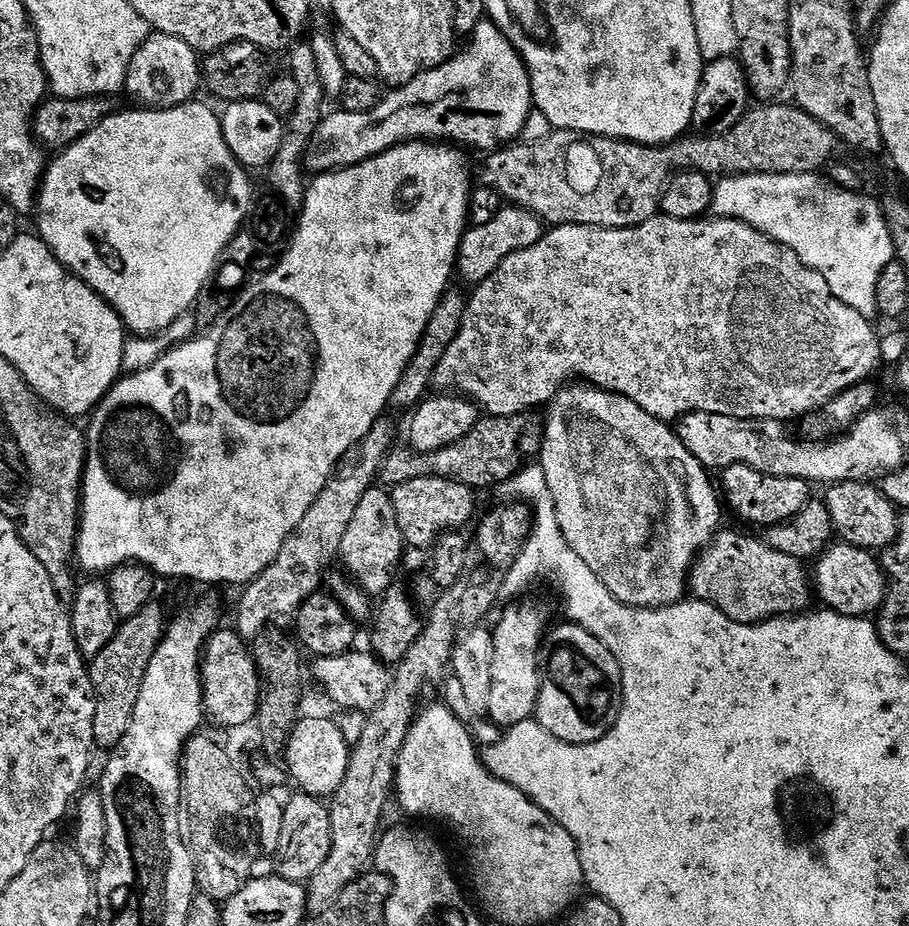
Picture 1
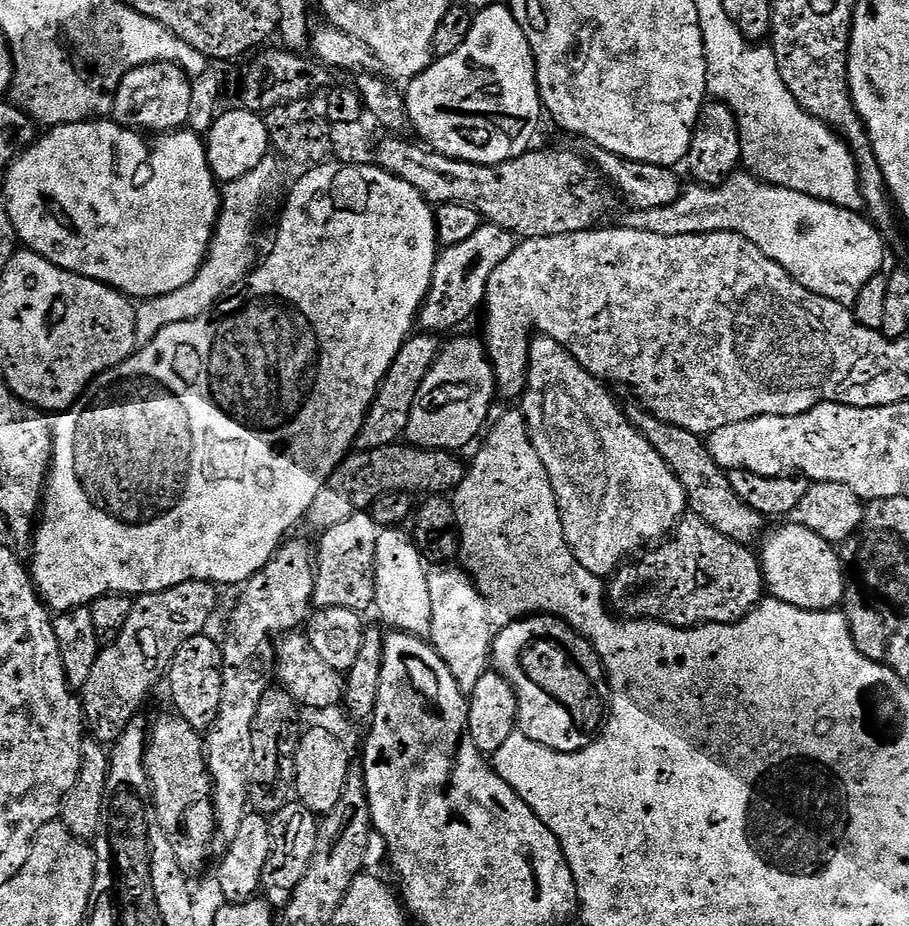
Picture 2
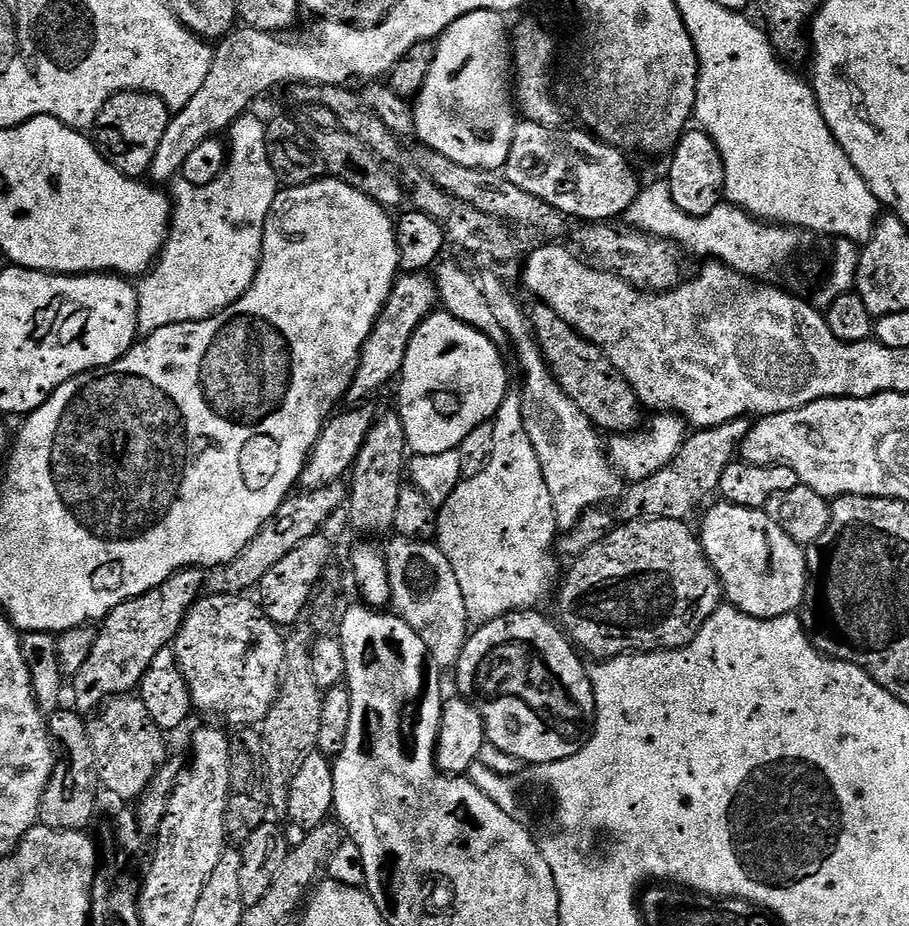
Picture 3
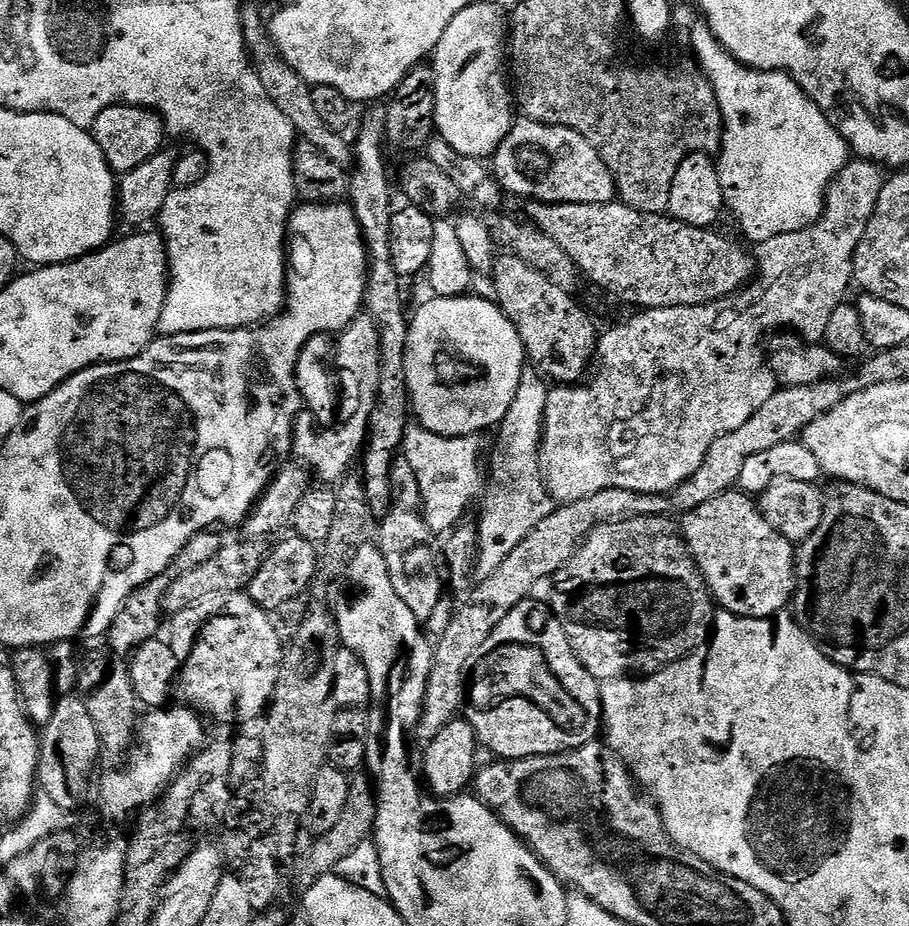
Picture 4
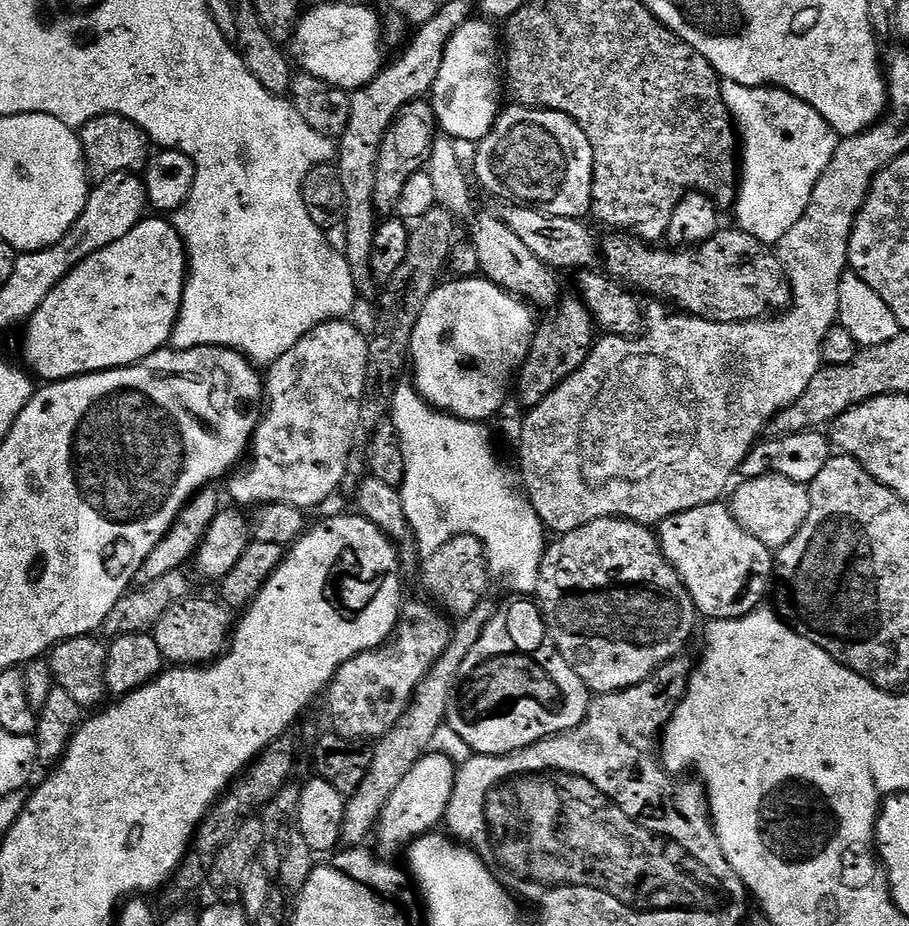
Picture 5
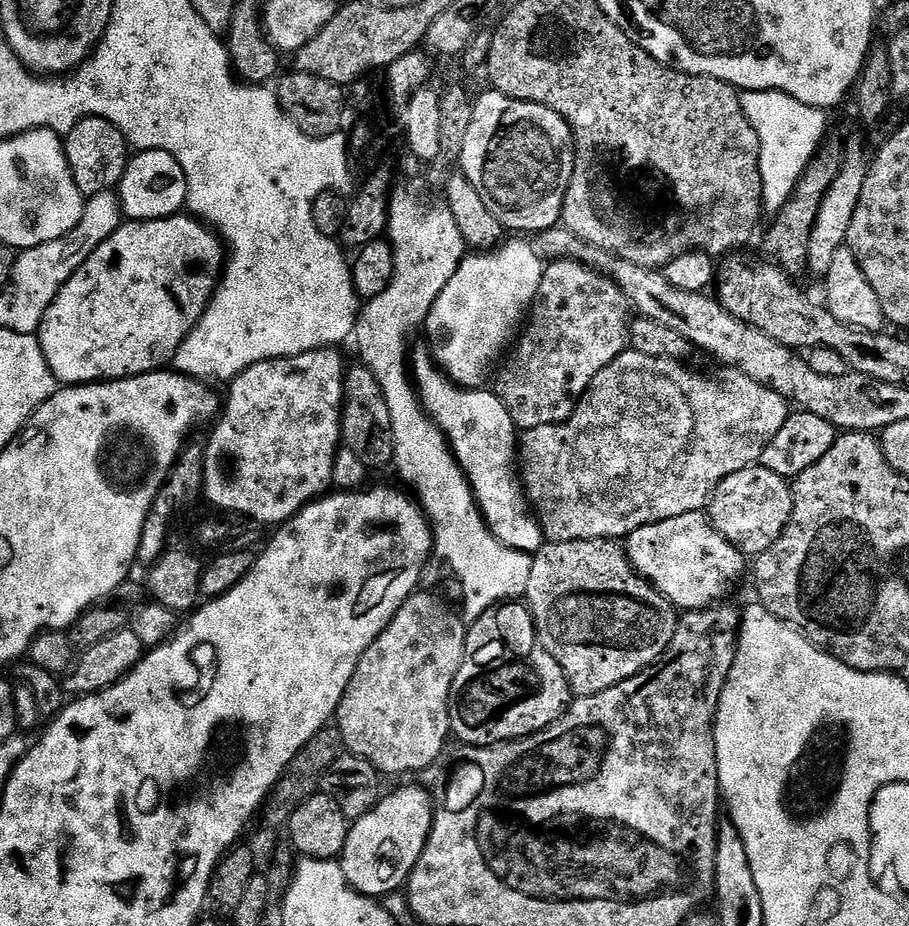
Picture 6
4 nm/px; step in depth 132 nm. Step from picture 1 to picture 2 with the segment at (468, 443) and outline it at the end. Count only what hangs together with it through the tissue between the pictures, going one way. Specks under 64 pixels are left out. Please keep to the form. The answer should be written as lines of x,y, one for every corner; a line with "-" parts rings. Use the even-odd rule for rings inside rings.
397,442
381,448
353,451
340,461
340,465
325,480
322,490
318,490
318,498
314,498
314,502
310,506
306,524
312,528
317,528
317,533
323,534
325,530
332,528
338,522
346,522
346,518
350,518
355,512
370,509
372,504
384,495
413,494
412,492
424,492
423,494
451,493
459,488
464,481
466,471
465,461
460,461
456,456
459,455
448,450
421,448
411,442

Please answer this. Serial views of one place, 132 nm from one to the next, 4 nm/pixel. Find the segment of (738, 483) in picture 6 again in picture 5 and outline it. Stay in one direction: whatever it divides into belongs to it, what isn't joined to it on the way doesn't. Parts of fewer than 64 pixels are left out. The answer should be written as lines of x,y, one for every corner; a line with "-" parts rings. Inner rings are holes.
774,475
744,480
741,485
730,501
732,517
769,550
778,550
786,546
786,542
790,542
790,538
798,534
802,522
806,522
806,514
810,514
807,487
790,478

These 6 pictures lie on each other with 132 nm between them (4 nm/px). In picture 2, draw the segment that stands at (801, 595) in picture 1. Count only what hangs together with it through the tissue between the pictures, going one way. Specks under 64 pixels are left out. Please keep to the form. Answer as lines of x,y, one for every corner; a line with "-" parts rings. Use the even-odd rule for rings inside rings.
688,514
676,525
674,534
659,546
645,551
637,564
628,562
617,568
607,585
606,596
611,607
629,620
660,620
675,628
696,628
701,623
735,624
751,614
766,596
760,557
752,551
751,547
726,538
726,534
718,534
718,530
710,527
705,520

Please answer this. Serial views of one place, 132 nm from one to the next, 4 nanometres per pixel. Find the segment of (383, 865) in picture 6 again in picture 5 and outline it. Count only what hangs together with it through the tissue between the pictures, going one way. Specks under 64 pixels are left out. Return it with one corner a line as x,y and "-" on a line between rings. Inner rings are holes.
437,750
429,751
418,761
398,782
394,794
386,802
386,806
380,811
379,821
374,829
374,840
380,843
378,852
381,857
392,858
395,852
403,853
409,847
411,841
419,836
427,836
433,831
436,823
445,819
450,802
450,794
454,790
456,781
457,761
443,756

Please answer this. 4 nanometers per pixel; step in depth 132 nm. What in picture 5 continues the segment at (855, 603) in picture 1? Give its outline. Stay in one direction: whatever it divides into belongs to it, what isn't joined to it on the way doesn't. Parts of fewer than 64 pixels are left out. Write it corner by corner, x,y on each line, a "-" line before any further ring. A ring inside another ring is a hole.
703,504
658,525
660,551
686,586
697,613
708,620
733,620
757,611
774,576
773,553
732,517
731,507
722,505

